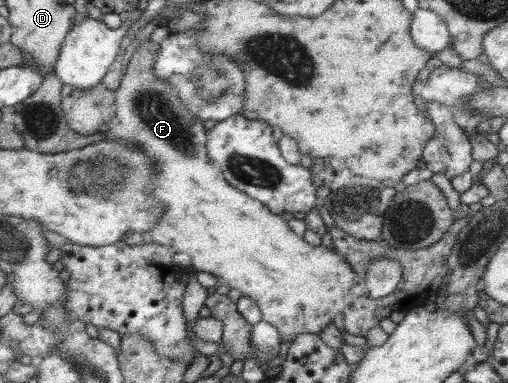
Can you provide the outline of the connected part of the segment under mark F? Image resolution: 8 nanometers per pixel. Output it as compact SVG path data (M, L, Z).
M151 40L137 44L137 48L135 48L129 66L126 71L124 71L125 73L123 73L123 76L121 76L119 88L113 91L113 93L115 93L115 118L113 118L107 126L103 126L103 128L99 130L105 134L104 139L119 139L119 141L123 141L123 143L141 144L141 148L145 148L145 152L151 154L151 156L159 162L161 174L153 174L153 176L159 176L159 178L155 180L155 184L153 184L151 191L152 194L162 202L164 208L163 216L159 218L157 226L149 231L151 240L157 244L161 244L161 246L173 248L175 253L184 252L191 258L191 267L197 272L209 272L209 274L213 274L213 276L218 278L219 283L227 284L229 288L235 288L235 290L242 292L242 296L247 296L247 298L255 300L255 304L259 306L259 310L261 314L263 314L262 320L272 324L277 329L280 342L291 342L295 336L301 333L319 334L323 328L327 328L329 324L333 323L333 318L335 318L335 316L341 316L341 318L343 318L343 310L352 308L353 302L365 294L365 291L363 291L363 278L357 271L353 270L353 267L347 262L347 259L345 259L343 255L337 253L335 250L327 249L327 247L323 247L323 245L315 246L307 243L307 241L303 240L302 236L297 236L297 234L289 228L288 222L283 220L281 215L272 213L263 204L260 204L246 193L240 192L237 188L232 187L231 184L225 180L223 174L221 174L221 170L215 168L215 164L211 164L211 160L209 160L209 156L207 156L206 146L208 131L204 130L203 121L197 120L197 118L193 118L193 116L189 114L189 110L181 104L179 94L177 94L175 88L173 88L169 82L161 82L161 80L152 73L152 61L159 51L159 48L159 44Z

